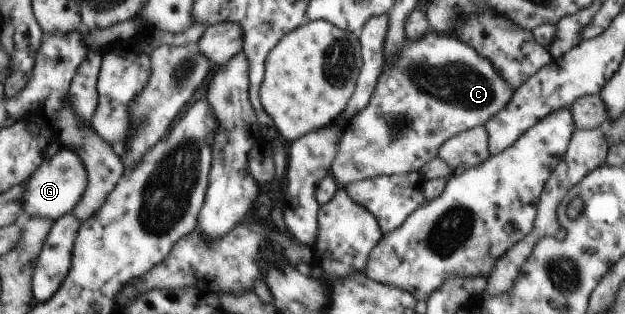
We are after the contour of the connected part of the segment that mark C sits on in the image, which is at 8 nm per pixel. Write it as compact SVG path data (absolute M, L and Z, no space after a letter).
M429 29L427 35L421 35L421 39L405 37L395 65L386 65L368 106L359 111L347 126L329 174L333 175L339 187L345 188L350 183L379 175L402 175L418 171L428 161L438 157L438 149L450 137L484 126L509 103L513 92L489 59L481 57L455 35L441 35Z

